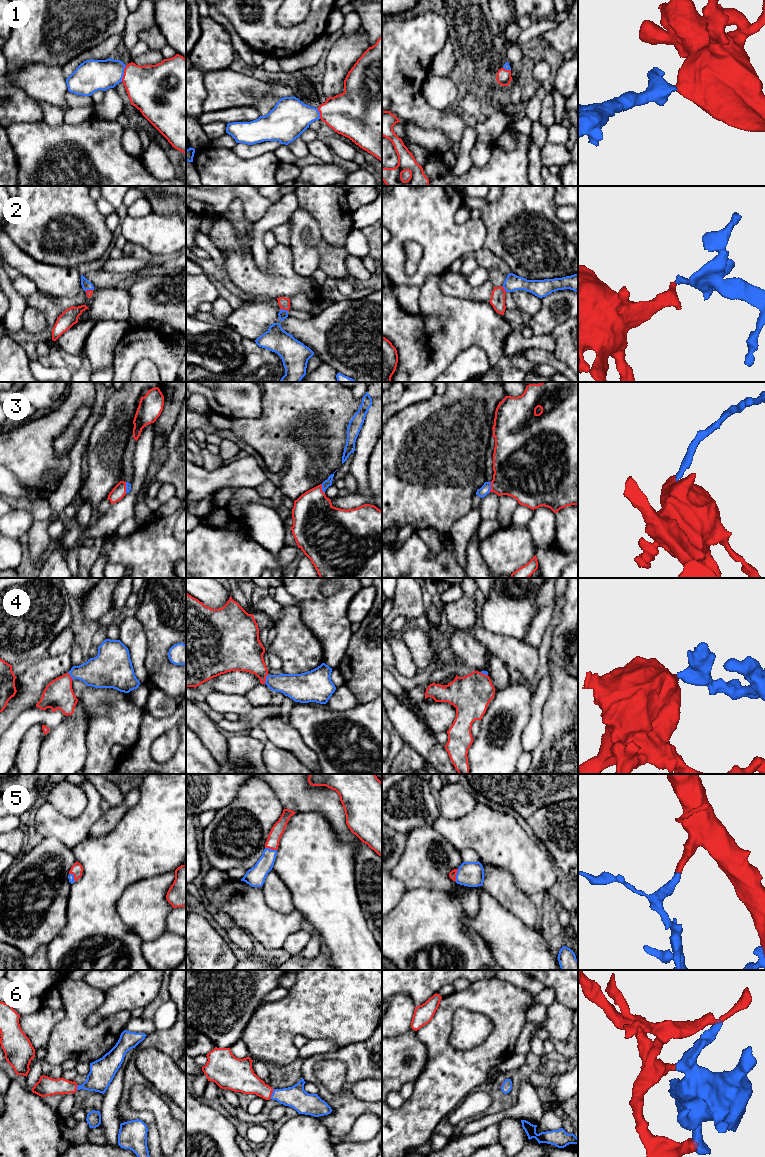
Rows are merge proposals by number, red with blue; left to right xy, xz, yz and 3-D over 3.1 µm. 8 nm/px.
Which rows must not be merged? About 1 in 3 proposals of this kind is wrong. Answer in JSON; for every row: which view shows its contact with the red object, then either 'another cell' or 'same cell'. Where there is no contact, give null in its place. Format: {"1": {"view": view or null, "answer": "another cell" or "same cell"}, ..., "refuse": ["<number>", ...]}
{"1": {"view": "xy", "answer": "same cell"}, "2": {"view": "xz", "answer": "same cell"}, "3": {"view": "yz", "answer": "same cell"}, "4": {"view": "xz", "answer": "same cell"}, "5": {"view": "yz", "answer": "same cell"}, "6": {"view": "xz", "answer": "same cell"}, "refuse": []}

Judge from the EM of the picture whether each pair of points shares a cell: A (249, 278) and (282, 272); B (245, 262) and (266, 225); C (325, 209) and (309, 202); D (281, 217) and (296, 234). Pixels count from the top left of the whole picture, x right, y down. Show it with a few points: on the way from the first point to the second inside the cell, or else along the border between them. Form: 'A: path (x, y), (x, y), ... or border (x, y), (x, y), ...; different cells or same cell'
A: path (257, 278), (274, 278); same cell
B: border (252, 228), (252, 257), (263, 271); different cells
C: path (321, 205), (318, 202), (313, 202); same cell
D: border (298, 207), (285, 223); different cells

